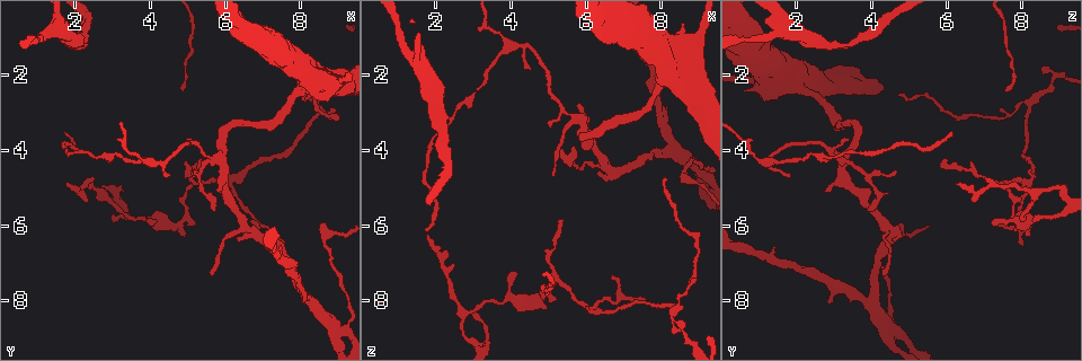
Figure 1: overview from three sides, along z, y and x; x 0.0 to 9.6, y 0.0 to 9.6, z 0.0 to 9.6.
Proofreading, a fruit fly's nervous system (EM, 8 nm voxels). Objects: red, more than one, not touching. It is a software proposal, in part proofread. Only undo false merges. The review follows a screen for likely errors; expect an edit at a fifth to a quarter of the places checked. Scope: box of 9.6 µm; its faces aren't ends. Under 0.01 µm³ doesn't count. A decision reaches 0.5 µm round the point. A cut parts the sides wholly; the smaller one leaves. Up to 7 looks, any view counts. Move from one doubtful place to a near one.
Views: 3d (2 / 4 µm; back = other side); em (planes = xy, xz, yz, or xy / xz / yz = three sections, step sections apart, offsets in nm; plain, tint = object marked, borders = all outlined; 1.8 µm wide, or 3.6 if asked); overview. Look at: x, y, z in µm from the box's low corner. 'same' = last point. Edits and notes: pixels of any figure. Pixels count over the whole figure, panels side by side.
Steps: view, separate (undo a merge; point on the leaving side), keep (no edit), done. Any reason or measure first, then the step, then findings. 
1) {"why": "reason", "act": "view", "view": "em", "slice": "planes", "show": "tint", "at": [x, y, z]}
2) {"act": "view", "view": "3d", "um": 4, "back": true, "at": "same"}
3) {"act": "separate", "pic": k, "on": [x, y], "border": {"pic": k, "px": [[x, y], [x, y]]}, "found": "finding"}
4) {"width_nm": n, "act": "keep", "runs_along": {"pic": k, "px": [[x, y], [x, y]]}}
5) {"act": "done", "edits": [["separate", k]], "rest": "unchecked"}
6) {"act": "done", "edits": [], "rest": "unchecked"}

{"act": "view", "view": "em", "slice": "xy", "step": 16, "show": "tint", "at": [8.70, 8.50, 4.30]}

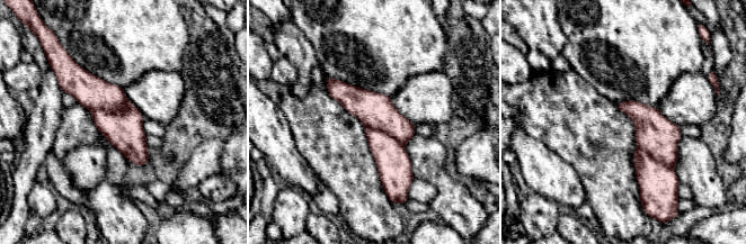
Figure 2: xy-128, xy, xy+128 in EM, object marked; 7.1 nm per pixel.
{"act": "view", "view": "em", "slice": "planes", "show": "tint", "at": "same"}

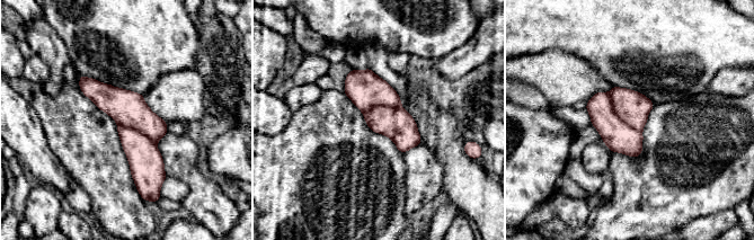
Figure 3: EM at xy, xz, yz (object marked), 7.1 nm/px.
{"width_nm": 280, "act": "separate", "pic": 3, "on": [619, 136], "found": "two neurons meet here"}

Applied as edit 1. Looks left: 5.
{"why": "sudden change in width", "act": "view", "view": "em", "slice": "xz", "step": 4, "show": "tint", "at": [5.90, 4.20, 3.30]}

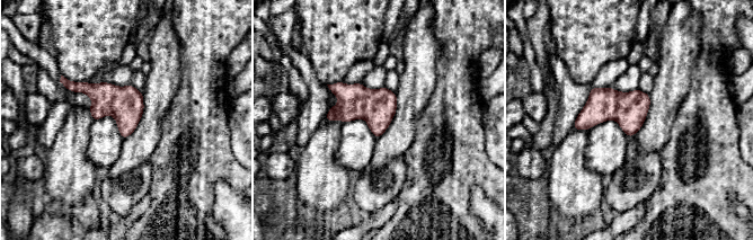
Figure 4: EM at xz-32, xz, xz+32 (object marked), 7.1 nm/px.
{"act": "keep", "found": "one neuron here"}

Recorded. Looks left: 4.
{"why": "a narrow waist", "act": "view", "view": "em", "slice": "planes", "show": "tint", "at": [0.95, 1.00, 0.70]}

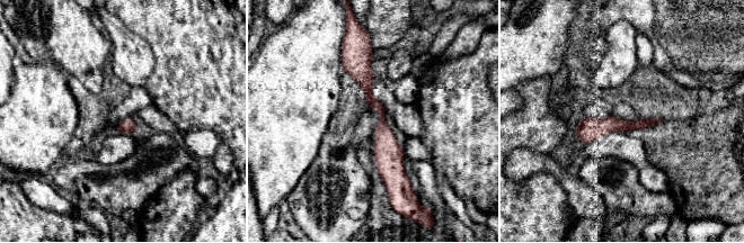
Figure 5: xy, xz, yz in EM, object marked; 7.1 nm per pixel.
{"act": "keep", "runs_along": {"pic": 5, "px": [[343, 57], [381, 110], [397, 180]]}, "found": "continuous, no second neuron"}

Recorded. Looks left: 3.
{"act": "done", "edits": [["separate", 3]], "rest": "unchecked"}

